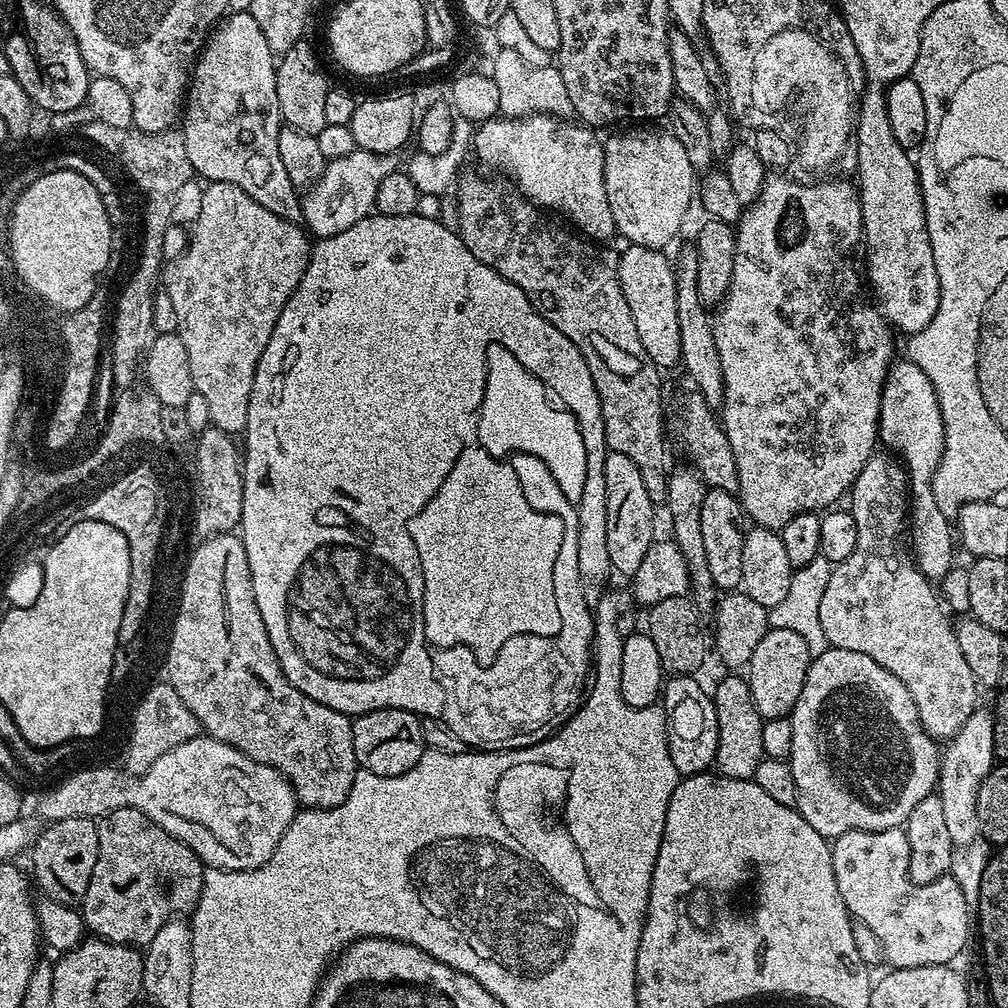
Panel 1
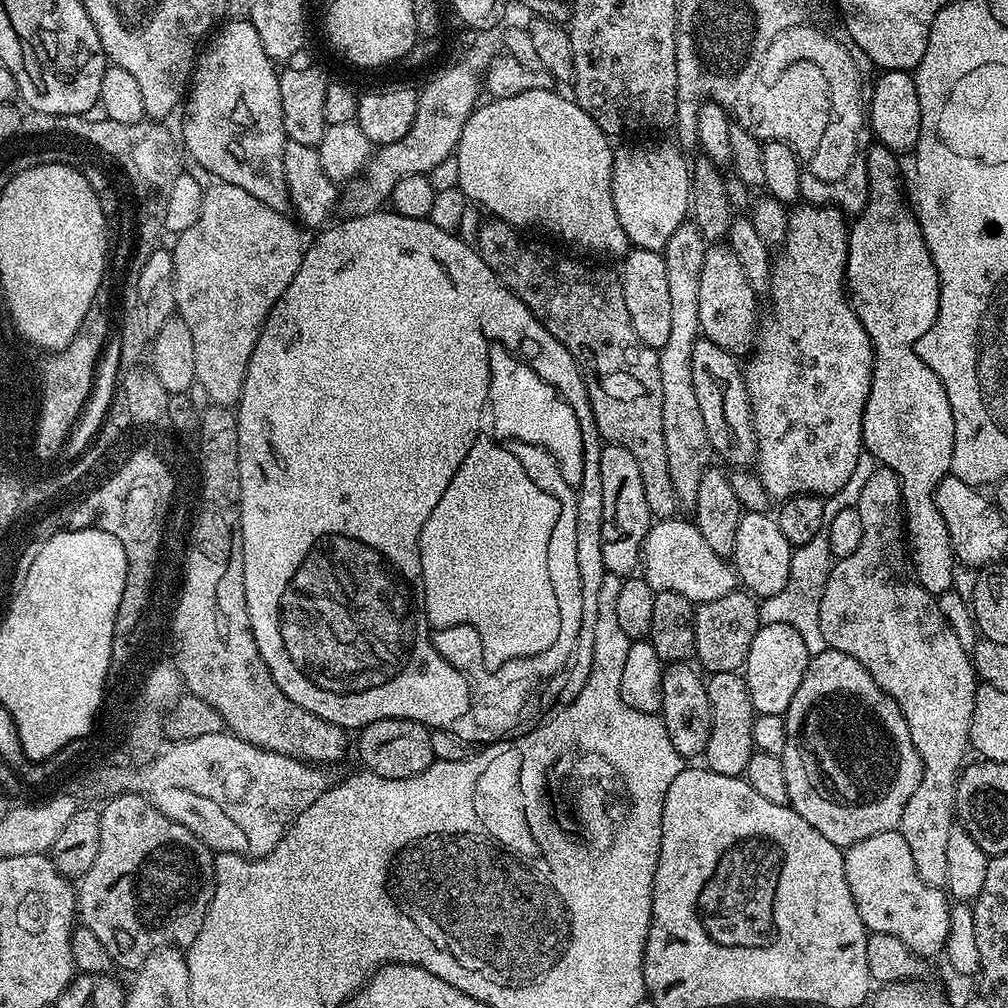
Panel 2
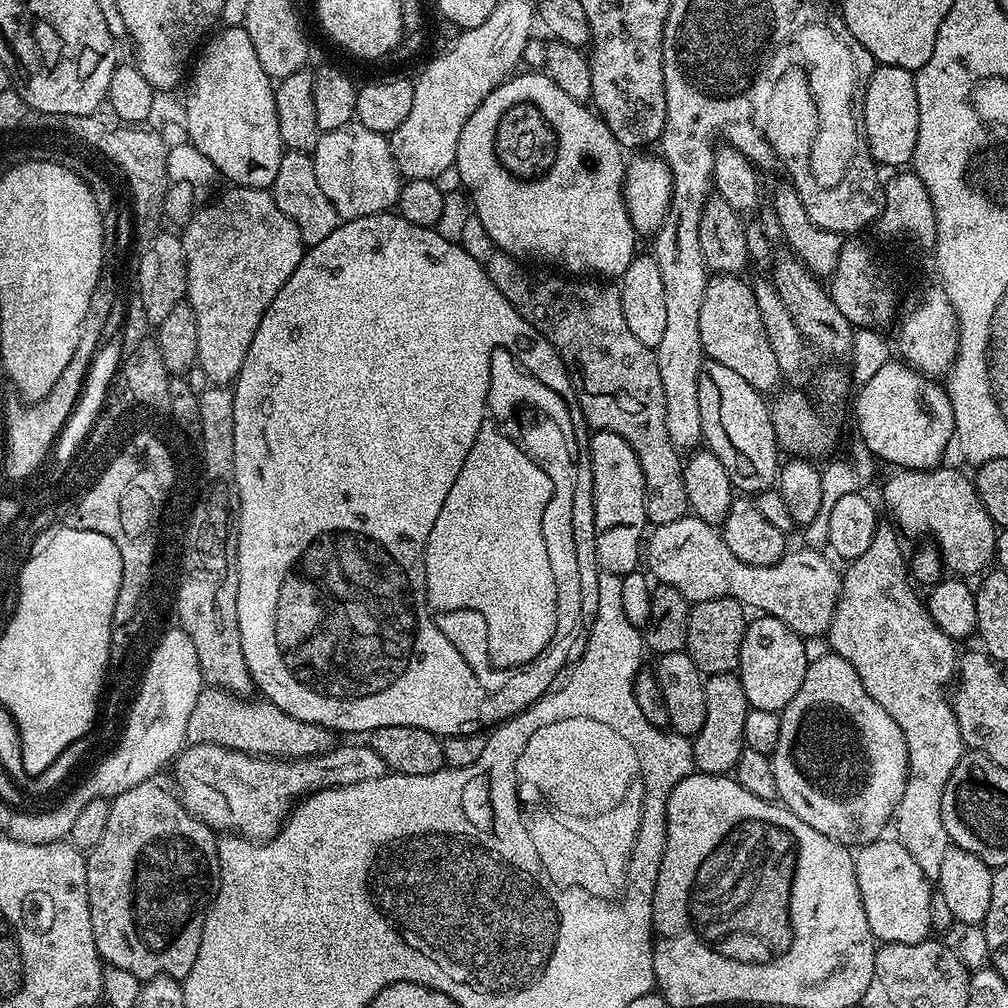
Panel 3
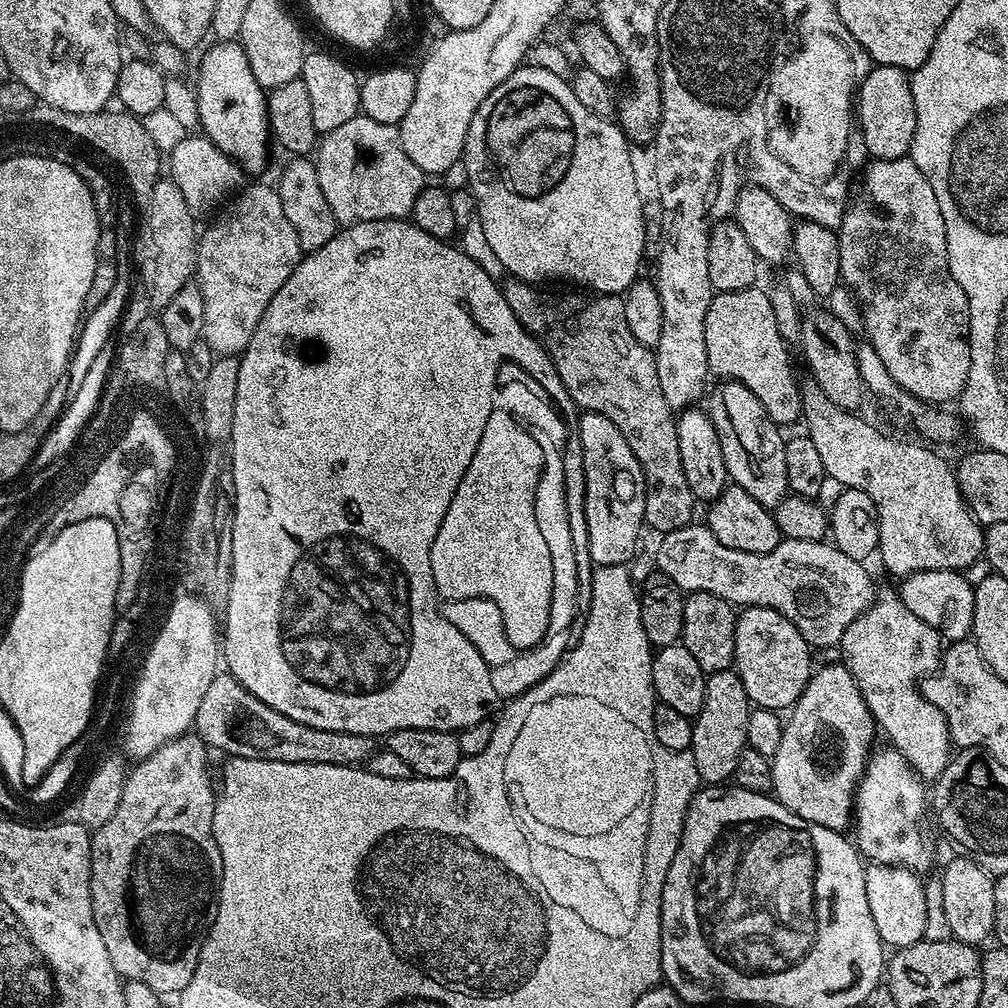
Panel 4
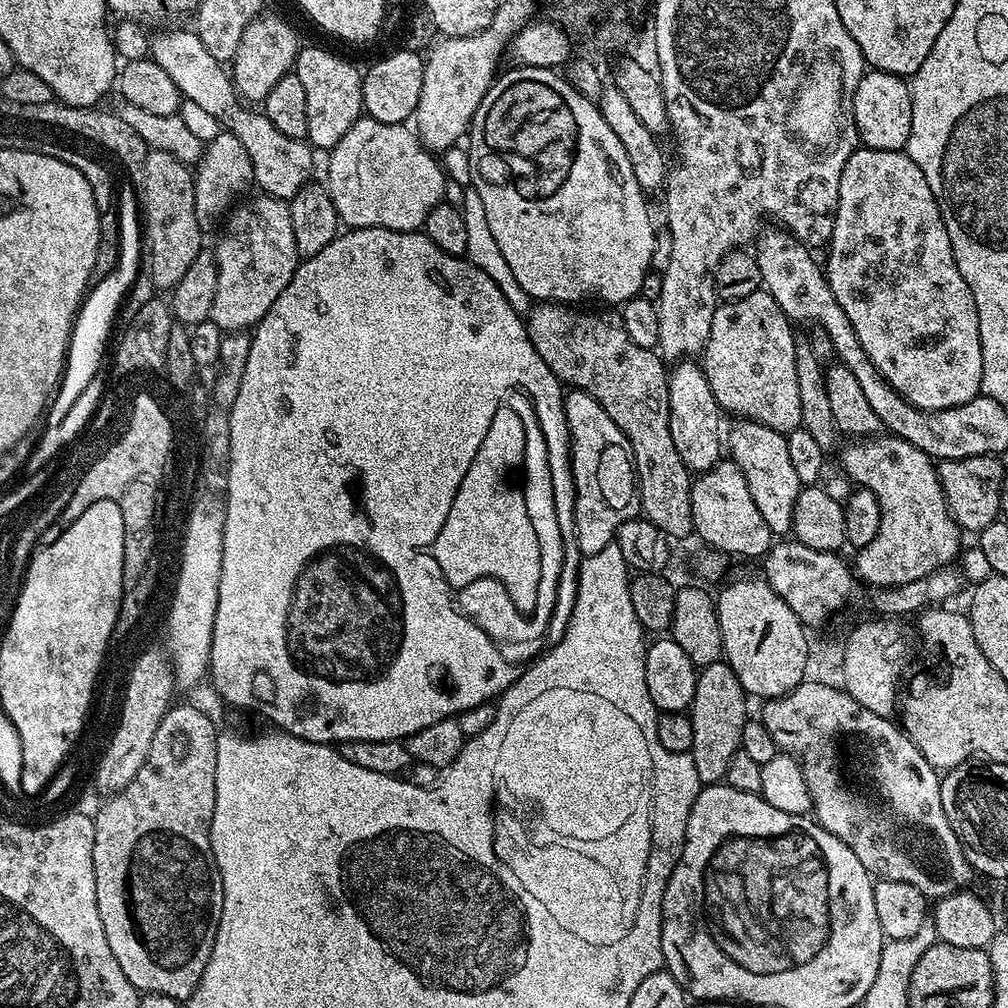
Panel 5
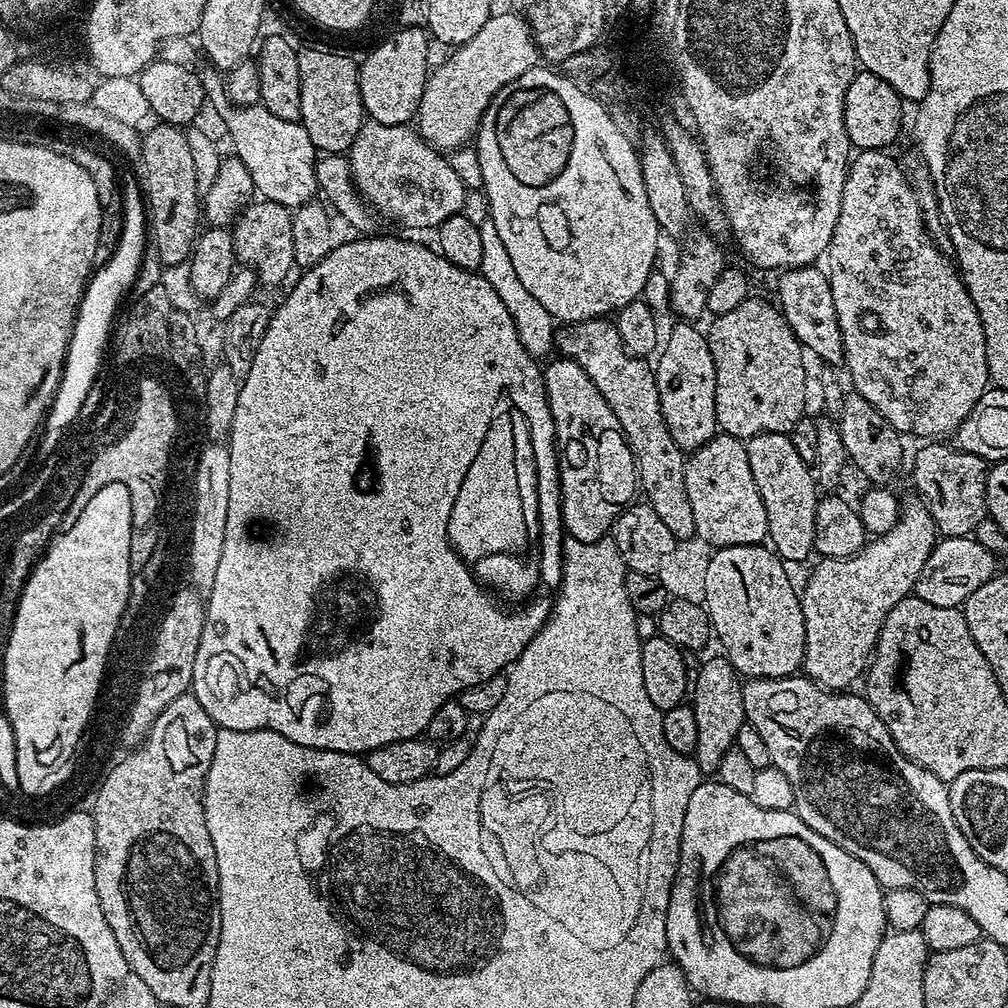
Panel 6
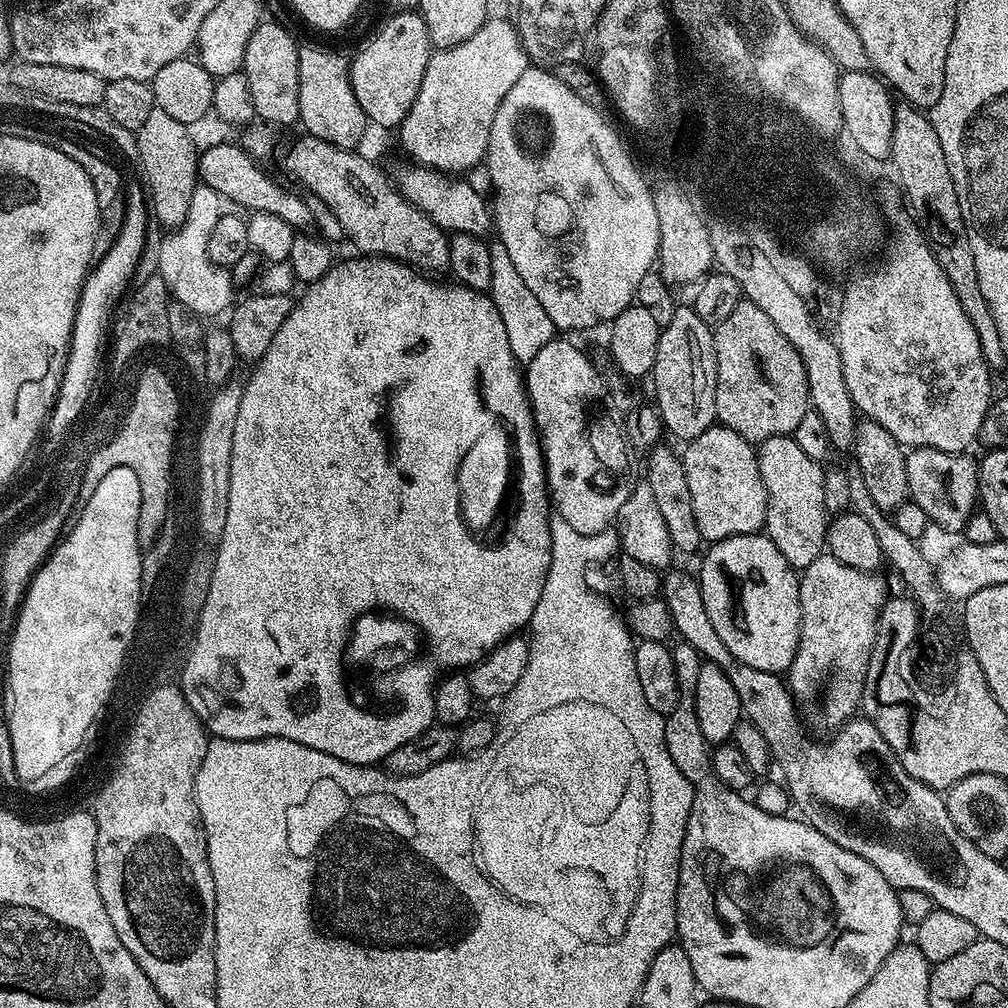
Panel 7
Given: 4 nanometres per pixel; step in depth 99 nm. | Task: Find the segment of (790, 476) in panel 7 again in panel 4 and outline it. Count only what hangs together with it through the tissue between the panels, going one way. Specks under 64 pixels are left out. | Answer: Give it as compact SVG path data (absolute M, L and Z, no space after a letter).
M725 380L717 385L707 397L706 411L722 442L722 458L726 462L729 481L746 490L754 502L774 510L782 498L789 495L785 437L780 436L781 429L772 423L762 402L758 402L758 398L754 398L746 386L736 380Z

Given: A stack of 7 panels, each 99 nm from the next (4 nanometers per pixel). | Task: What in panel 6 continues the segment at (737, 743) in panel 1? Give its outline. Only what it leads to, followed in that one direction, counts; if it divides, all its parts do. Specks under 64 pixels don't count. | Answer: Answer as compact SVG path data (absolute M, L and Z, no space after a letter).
M723 654L712 656L700 669L695 669L694 683L690 688L690 705L697 723L698 740L694 751L696 765L701 773L714 774L722 754L734 747L738 730L744 719L744 690L736 668Z

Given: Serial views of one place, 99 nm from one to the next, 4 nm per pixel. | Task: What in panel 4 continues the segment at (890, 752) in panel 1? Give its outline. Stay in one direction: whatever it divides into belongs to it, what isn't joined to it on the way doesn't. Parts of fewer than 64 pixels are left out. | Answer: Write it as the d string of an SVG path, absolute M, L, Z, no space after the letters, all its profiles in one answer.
M843 663L828 664L825 668L817 667L796 699L784 720L782 743L772 755L772 792L796 816L808 820L811 824L826 826L835 832L844 832L854 820L854 801L856 786L864 775L868 758L877 743L878 729L876 719L870 714L858 684L846 670Z

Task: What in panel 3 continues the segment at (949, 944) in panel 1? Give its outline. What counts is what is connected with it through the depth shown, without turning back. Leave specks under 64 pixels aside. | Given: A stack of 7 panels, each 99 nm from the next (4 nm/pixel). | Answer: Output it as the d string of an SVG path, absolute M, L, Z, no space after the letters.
M881 838L863 845L855 853L856 881L872 935L883 943L922 943L932 927L933 885L922 874L918 862L910 858L899 839Z

